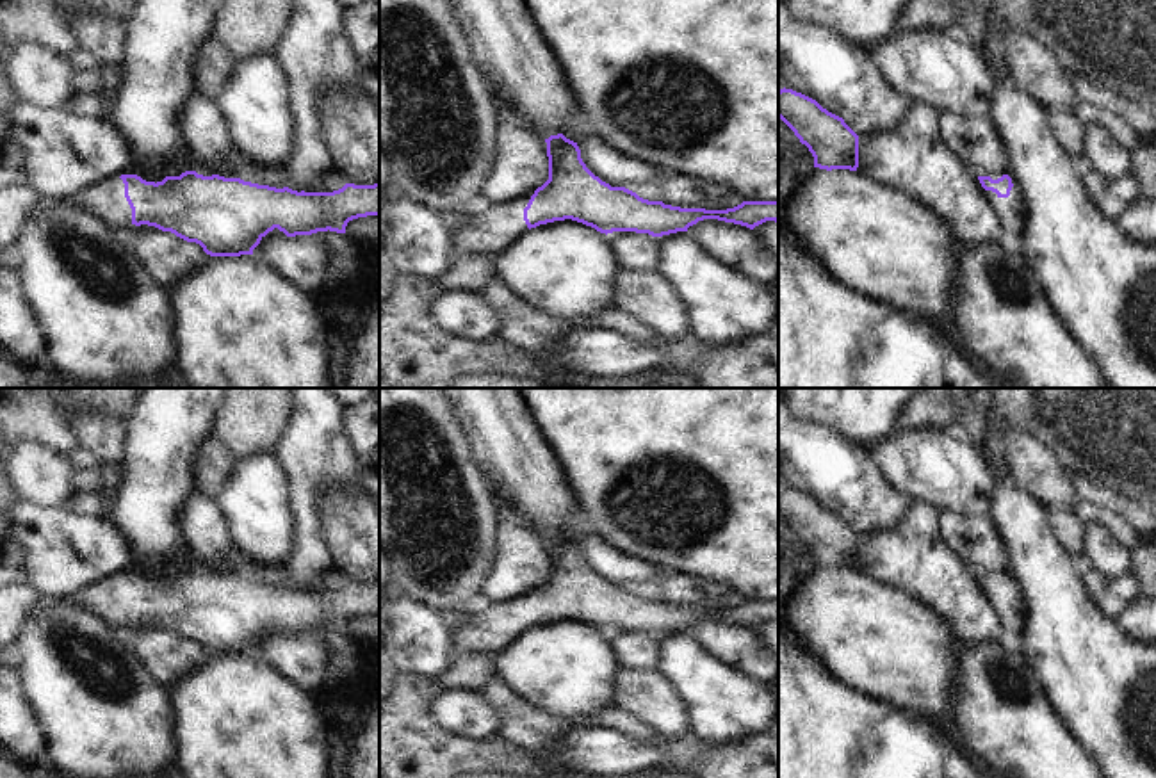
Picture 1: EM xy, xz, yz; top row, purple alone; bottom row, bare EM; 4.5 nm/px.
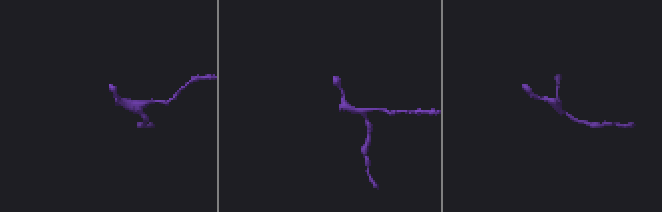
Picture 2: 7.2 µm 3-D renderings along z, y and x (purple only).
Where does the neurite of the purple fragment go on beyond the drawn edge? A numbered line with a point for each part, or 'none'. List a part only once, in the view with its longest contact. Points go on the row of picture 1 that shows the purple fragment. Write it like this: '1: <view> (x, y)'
1: xy (105, 200)

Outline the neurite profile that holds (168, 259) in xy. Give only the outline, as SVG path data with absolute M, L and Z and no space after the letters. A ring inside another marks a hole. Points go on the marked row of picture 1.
M130 221L119 226L118 235L164 290L189 278L210 256L199 244L148 224L135 226Z

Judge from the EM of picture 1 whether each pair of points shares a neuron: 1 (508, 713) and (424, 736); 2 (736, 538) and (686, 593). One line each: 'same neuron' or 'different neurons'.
1: different neurons
2: different neurons

